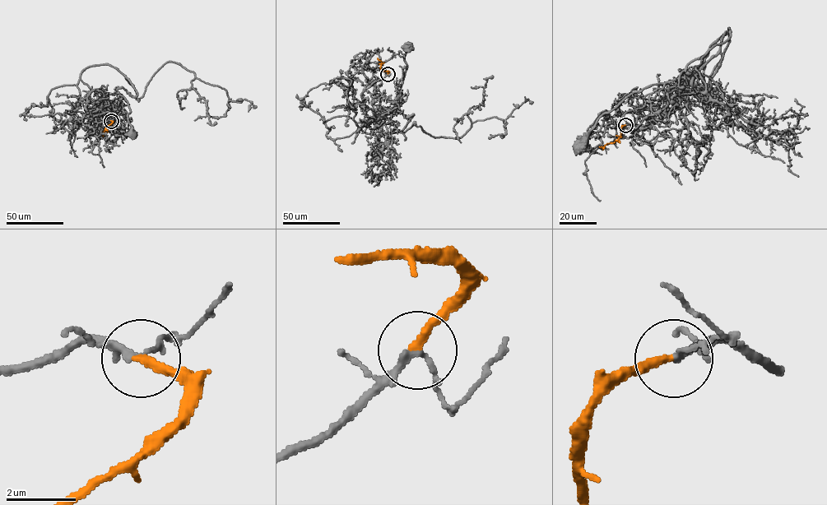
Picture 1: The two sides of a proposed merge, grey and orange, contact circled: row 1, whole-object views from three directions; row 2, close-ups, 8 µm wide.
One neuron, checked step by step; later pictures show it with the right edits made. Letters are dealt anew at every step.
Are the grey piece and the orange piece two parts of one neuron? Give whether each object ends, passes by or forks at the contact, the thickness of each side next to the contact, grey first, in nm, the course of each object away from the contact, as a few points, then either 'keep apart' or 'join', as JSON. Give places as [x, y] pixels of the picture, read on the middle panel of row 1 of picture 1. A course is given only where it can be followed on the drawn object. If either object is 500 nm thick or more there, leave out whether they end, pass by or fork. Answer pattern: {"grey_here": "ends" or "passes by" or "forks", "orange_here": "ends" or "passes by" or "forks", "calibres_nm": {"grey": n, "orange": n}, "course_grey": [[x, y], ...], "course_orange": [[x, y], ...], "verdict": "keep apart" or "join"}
{"grey_here": "passes by", "orange_here": "ends", "calibres_nm": {"grey": 170, "orange": 240}, "course_grey": [[387, 74], [365, 88], [361, 96], [368, 108], [383, 114], [394, 109], [406, 69], [404, 56], [409, 48]], "course_orange": [[387, 74], [388, 71], [381, 69], [381, 62], [378, 57]], "verdict": "join"}

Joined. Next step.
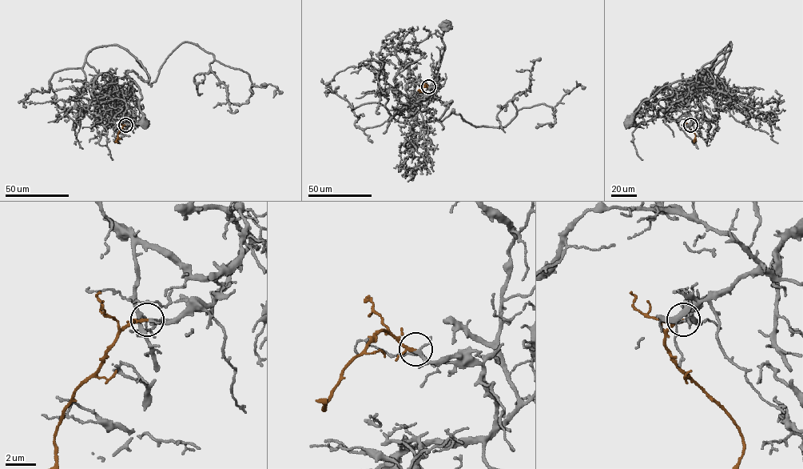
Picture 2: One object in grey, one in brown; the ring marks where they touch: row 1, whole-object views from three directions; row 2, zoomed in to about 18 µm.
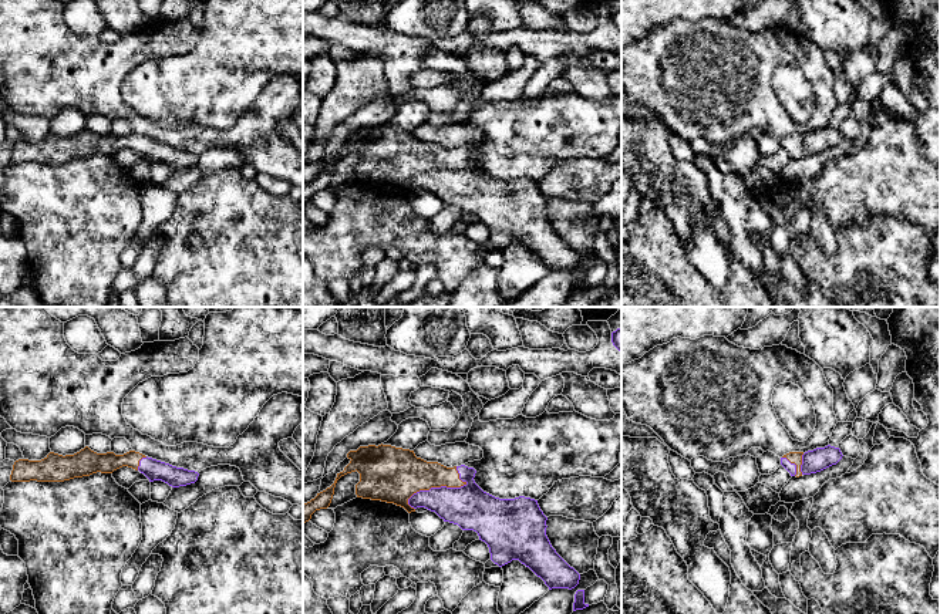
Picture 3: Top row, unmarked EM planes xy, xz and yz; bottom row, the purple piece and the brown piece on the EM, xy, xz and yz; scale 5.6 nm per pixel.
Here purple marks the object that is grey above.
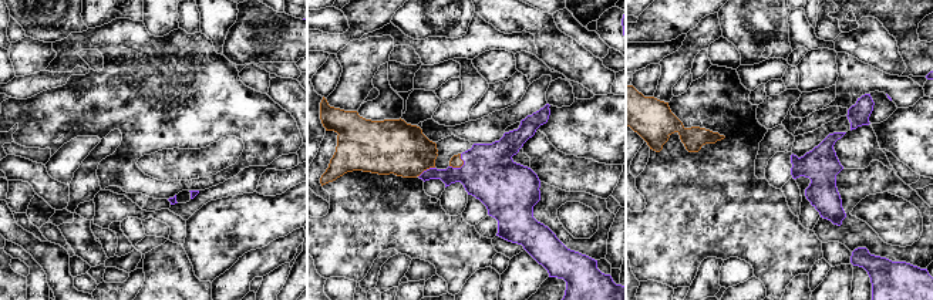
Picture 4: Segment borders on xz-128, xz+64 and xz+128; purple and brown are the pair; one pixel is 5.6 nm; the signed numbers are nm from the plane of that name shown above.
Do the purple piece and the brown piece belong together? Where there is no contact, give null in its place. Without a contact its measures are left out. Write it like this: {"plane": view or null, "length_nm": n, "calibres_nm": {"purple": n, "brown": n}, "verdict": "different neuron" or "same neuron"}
{"plane": "xz", "length_nm": 360, "calibres_nm": {"purple": 240, "brown": 300}, "verdict": "same neuron"}

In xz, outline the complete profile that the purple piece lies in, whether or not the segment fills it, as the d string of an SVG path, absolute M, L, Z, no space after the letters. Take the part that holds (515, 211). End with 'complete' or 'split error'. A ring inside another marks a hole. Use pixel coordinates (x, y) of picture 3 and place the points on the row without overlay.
M391 126L360 128L347 135L350 145L337 155L334 165L317 175L314 181L303 185L303 208L316 192L327 190L331 185L337 162L351 154L360 155L356 166L357 179L381 182L404 189L408 195L417 189L435 193L444 203L458 206L462 212L474 212L479 222L489 229L491 242L499 249L519 242L529 249L545 266L552 270L575 270L580 256L570 249L552 229L546 217L548 199L540 192L538 182L519 178L499 181L484 173L474 162L476 152L465 146L447 149L438 144L417 139L414 132Z; split error

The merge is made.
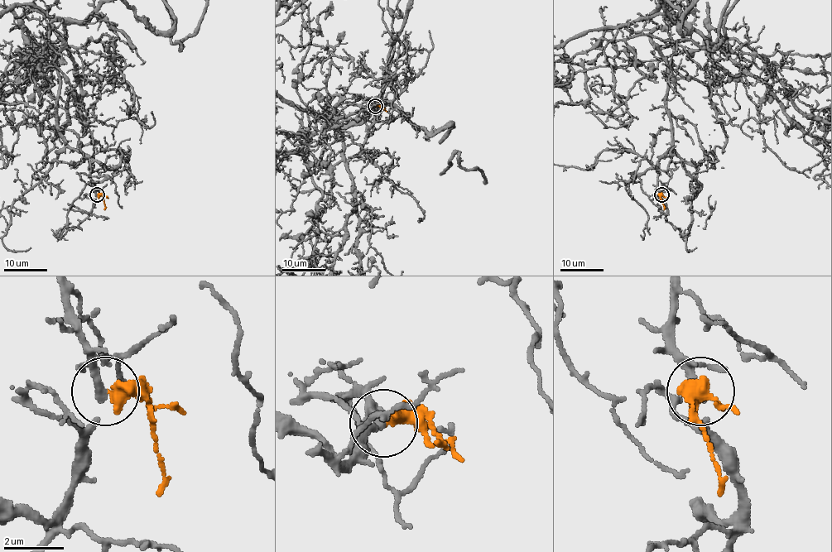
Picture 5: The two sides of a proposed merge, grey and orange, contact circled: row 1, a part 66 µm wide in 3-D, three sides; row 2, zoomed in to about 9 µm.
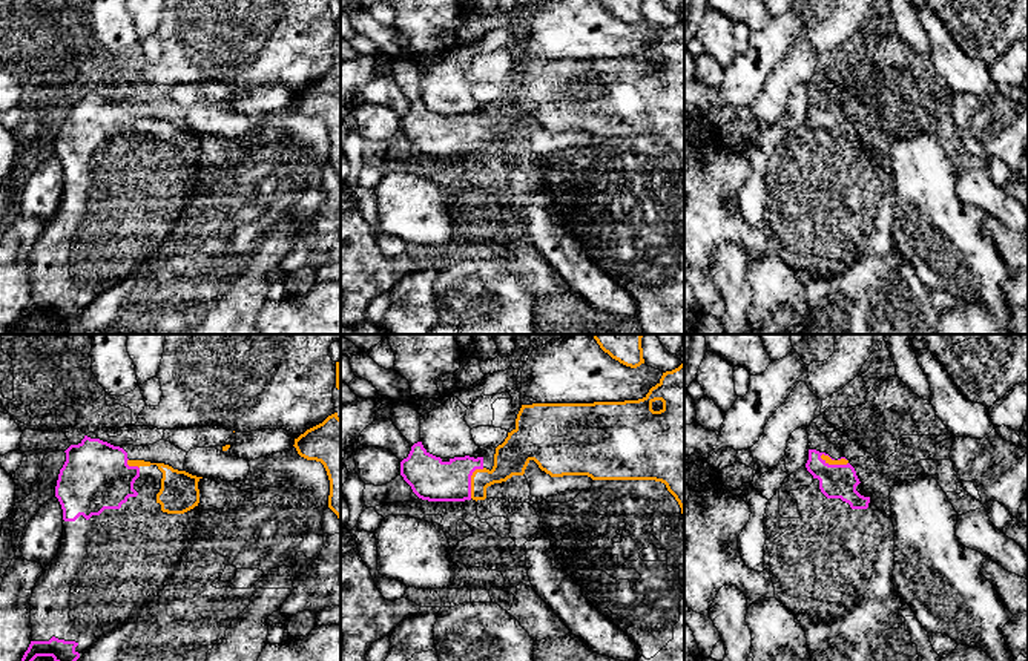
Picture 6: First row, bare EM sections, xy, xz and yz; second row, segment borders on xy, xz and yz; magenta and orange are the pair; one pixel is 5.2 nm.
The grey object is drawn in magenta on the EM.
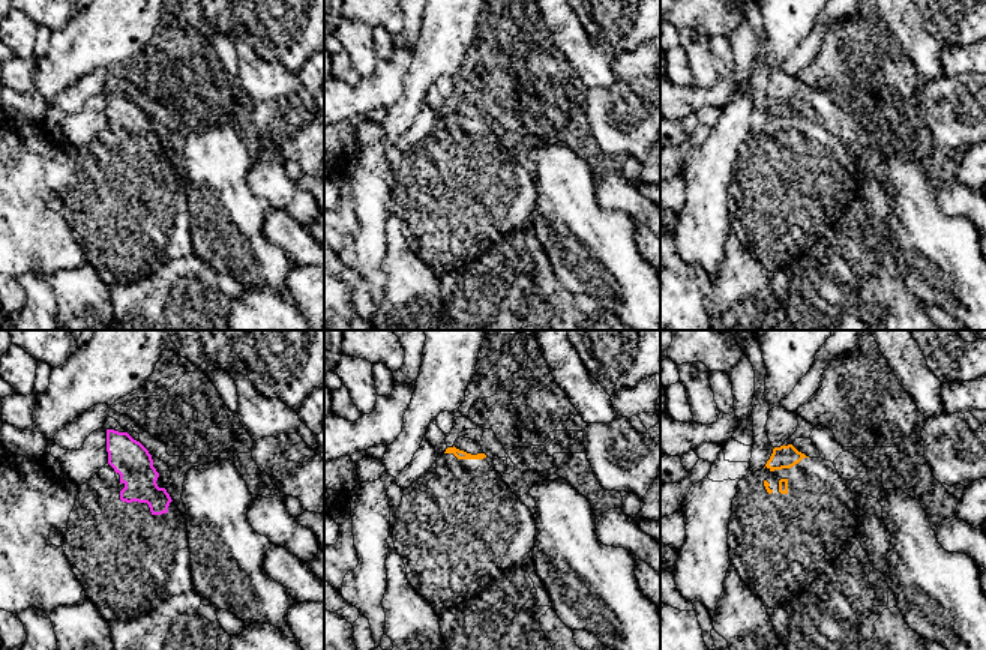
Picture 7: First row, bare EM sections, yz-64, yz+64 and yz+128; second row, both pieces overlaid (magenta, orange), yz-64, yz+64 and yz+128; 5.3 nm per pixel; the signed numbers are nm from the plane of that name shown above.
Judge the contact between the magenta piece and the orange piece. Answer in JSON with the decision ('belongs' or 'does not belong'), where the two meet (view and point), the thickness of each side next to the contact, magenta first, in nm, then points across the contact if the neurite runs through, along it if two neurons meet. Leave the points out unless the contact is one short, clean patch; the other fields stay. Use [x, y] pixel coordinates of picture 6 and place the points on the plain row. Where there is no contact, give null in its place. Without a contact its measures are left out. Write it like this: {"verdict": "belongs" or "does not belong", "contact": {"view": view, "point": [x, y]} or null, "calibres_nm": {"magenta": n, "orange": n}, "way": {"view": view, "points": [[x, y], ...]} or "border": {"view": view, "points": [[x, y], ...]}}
{"verdict": "belongs", "contact": {"view": "yz", "point": [833, 121]}, "calibres_nm": {"magenta": 180, "orange": 40}, "way": {"view": "yz", "points": [[835, 137], [833, 121], [827, 115]]}}

